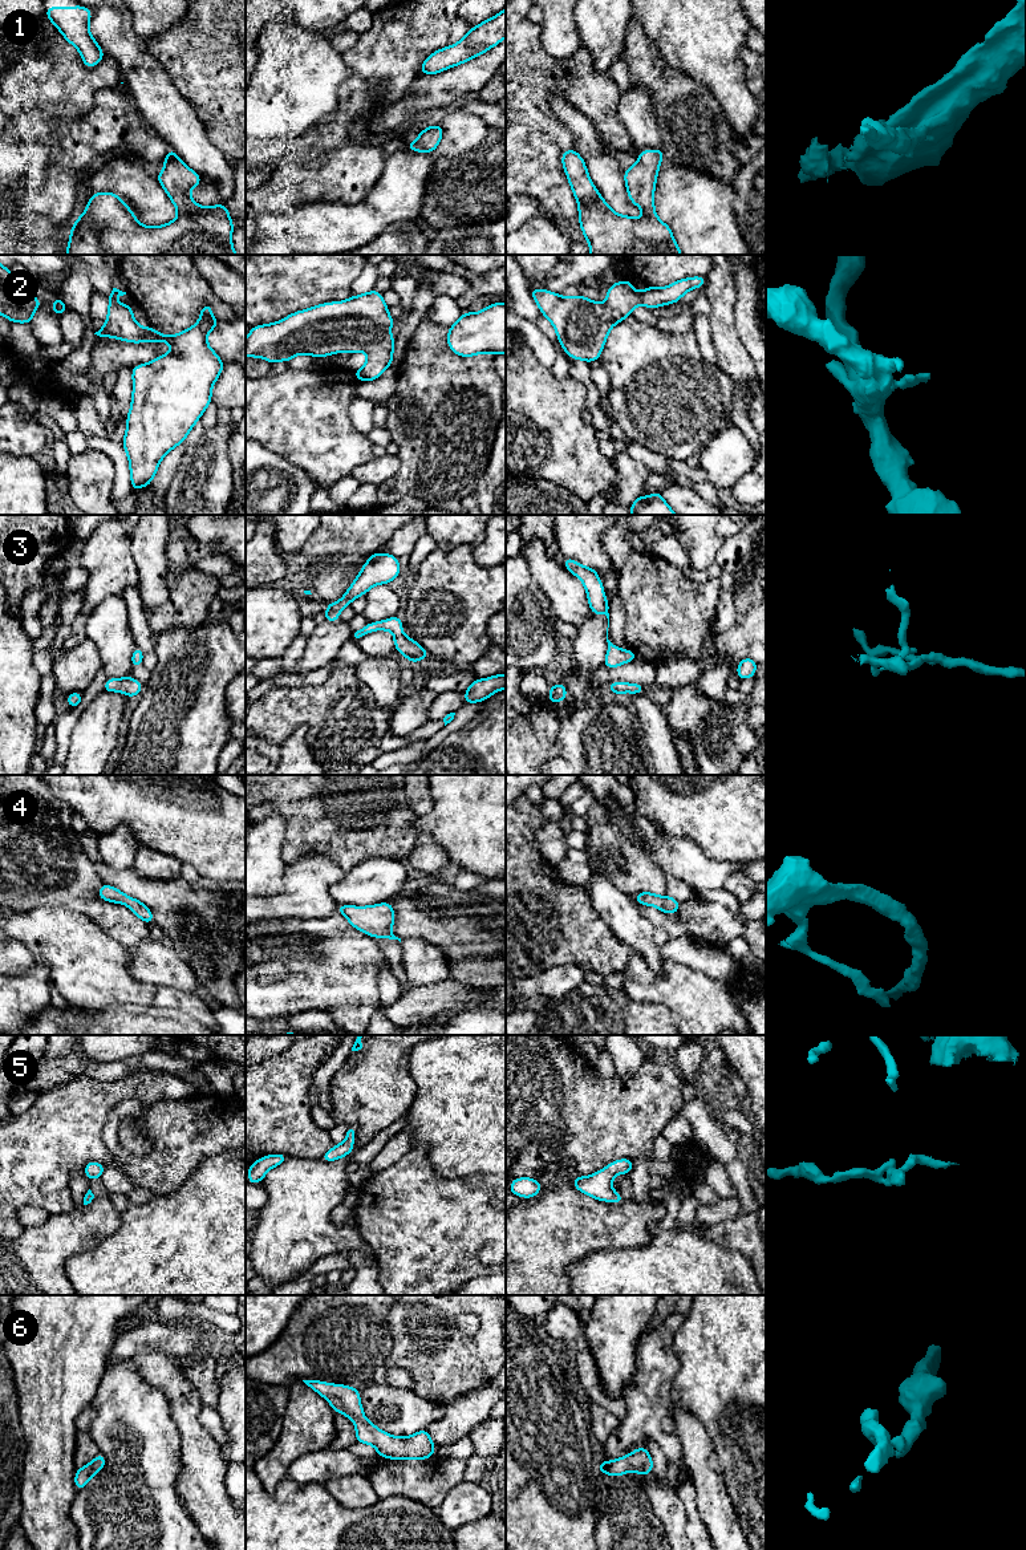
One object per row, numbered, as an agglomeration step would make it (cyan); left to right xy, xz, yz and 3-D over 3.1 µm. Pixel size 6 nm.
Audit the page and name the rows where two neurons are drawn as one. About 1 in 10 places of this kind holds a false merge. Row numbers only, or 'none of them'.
none of them

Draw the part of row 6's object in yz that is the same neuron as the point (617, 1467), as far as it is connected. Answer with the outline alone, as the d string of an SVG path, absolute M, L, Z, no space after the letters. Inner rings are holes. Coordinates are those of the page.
M640 1446L634 1452L628 1453L625 1457L620 1457L613 1461L601 1461L599 1465L599 1473L615 1477L630 1470L642 1476L653 1472L652 1456L645 1446Z

